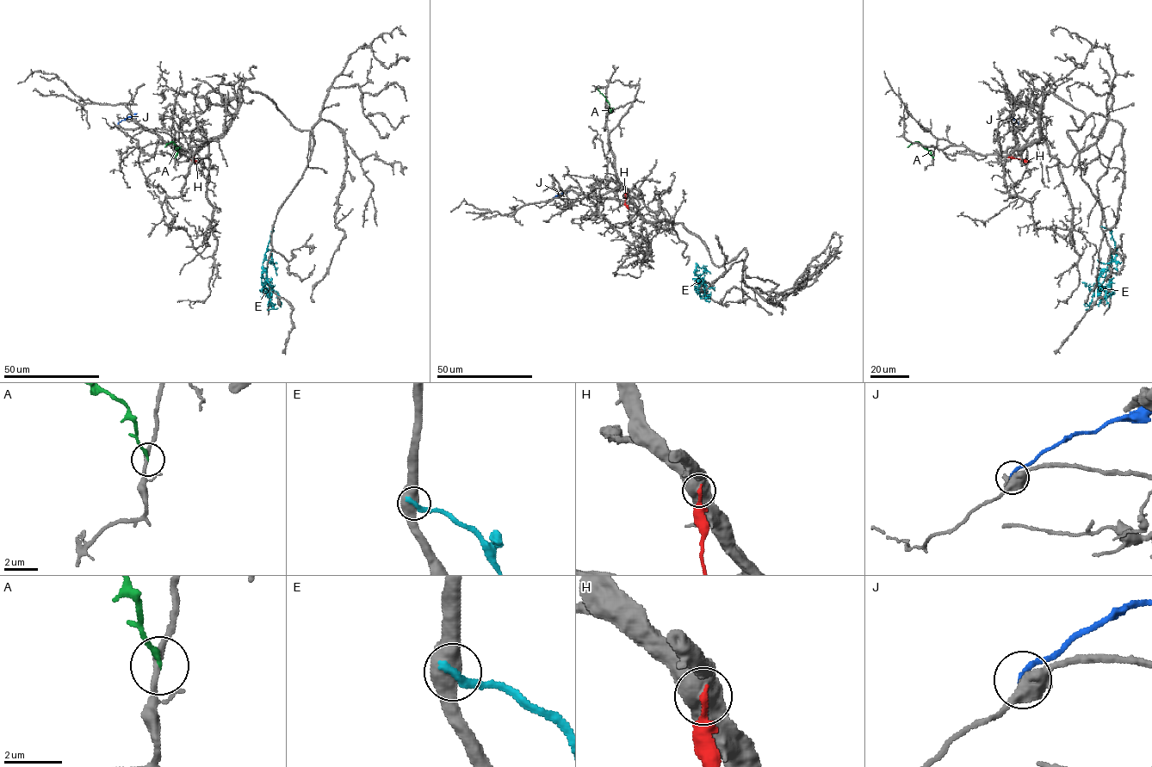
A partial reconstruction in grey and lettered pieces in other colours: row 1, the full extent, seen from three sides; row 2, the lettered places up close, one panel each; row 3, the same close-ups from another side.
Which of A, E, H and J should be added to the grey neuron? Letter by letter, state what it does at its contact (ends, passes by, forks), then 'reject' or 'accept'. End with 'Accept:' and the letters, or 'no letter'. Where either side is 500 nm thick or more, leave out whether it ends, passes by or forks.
A: it ends | reject
E: reject
H: reject
J: it ends | reject
Accept: no letter

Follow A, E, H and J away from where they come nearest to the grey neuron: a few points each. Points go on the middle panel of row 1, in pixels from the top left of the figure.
A: (608, 114), (610, 111), (609, 102), (597, 89)
E: (707, 282), (700, 296), (696, 291), (700, 280), (696, 274), (700, 275), (705, 271), (702, 265)
H: (625, 188), (626, 205), (630, 209)
J: (551, 200), (570, 190)

